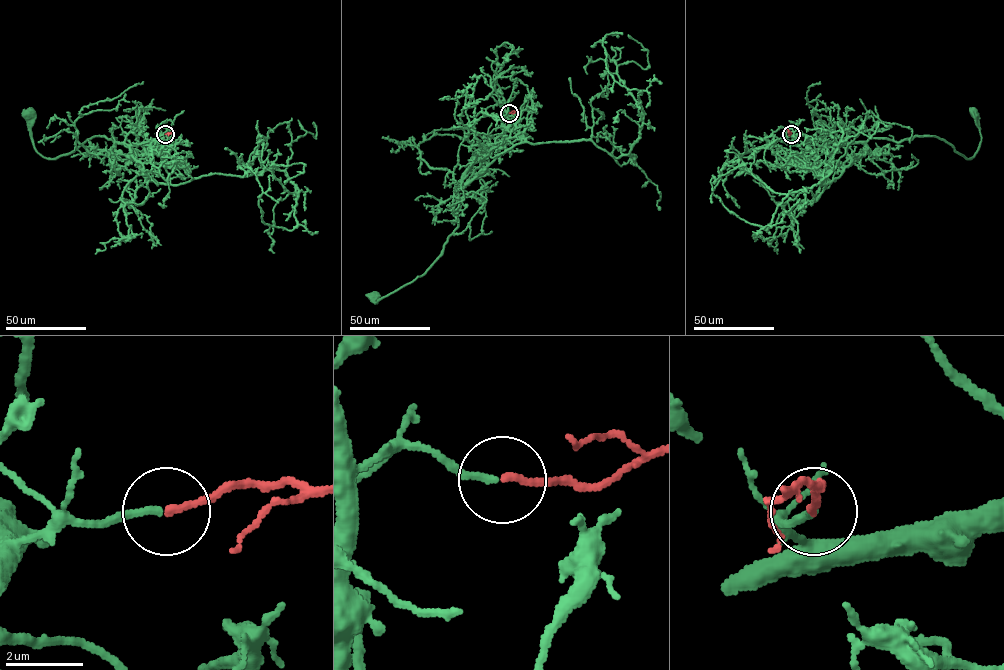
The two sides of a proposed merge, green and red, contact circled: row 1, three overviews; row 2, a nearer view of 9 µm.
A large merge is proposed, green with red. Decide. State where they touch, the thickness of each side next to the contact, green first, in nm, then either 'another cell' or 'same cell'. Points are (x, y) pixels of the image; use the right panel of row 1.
(791, 134) | 190/180 nm | same cell

